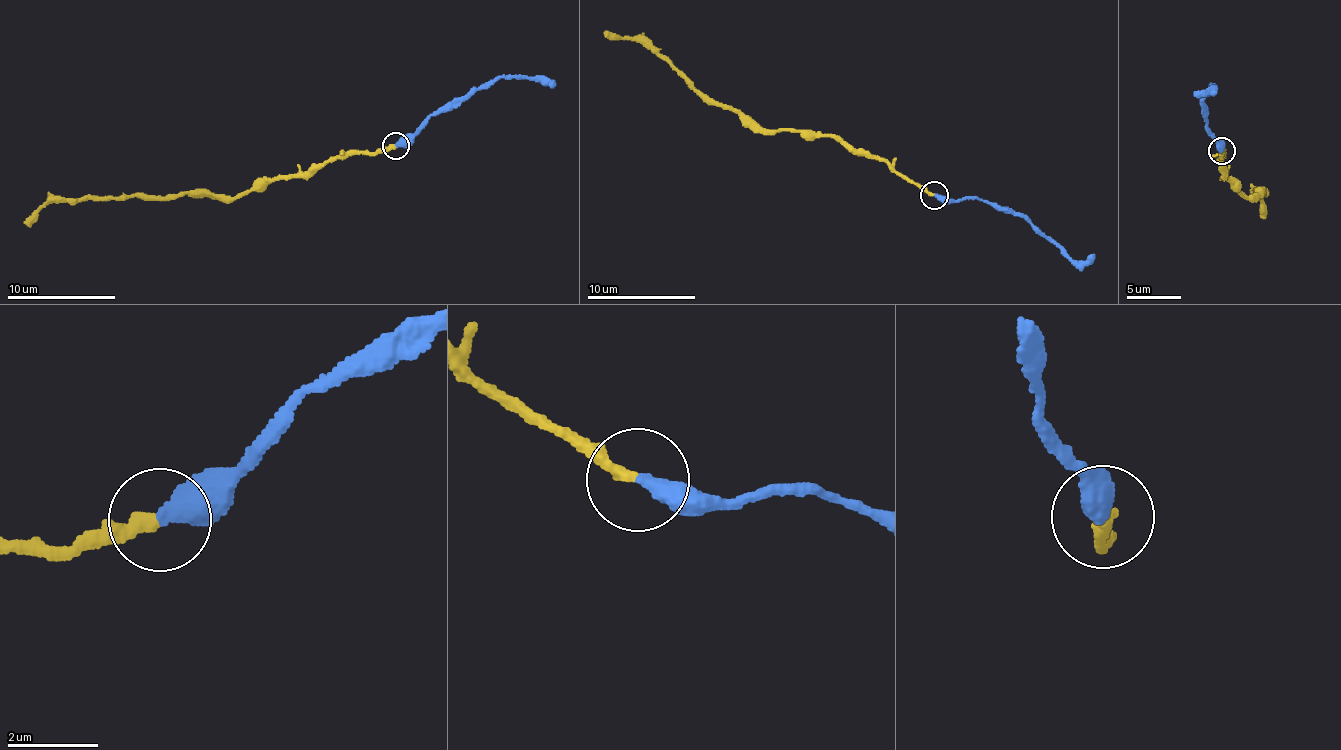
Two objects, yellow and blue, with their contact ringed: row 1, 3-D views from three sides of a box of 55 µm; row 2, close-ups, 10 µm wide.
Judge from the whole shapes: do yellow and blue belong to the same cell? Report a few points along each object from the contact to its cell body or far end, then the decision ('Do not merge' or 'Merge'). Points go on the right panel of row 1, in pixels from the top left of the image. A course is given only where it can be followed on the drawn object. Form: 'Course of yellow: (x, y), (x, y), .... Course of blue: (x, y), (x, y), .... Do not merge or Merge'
Course of yellow: (1221, 150), (1225, 149), (1221, 157), (1224, 177), (1237, 179), (1247, 197), (1268, 194), (1257, 193), (1265, 219). Course of blue: (1221, 150), (1206, 126), (1207, 116), (1201, 114), (1209, 86), (1212, 88), (1195, 96). Merge

